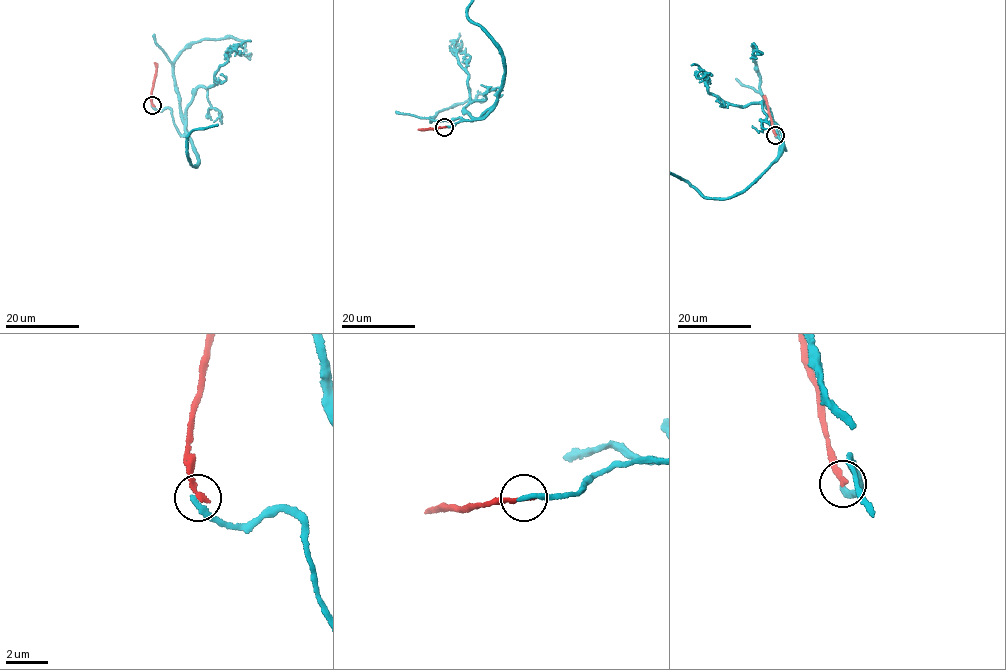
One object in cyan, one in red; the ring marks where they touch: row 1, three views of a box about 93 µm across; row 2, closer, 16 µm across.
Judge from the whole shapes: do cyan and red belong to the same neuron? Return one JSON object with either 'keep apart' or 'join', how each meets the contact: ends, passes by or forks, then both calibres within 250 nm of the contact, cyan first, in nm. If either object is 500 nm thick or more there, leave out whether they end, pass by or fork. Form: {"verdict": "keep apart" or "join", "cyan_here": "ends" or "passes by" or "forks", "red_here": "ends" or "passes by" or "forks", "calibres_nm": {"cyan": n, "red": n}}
{"verdict": "keep apart", "cyan_here": "ends", "red_here": "ends", "calibres_nm": {"cyan": 320, "red": 240}}

